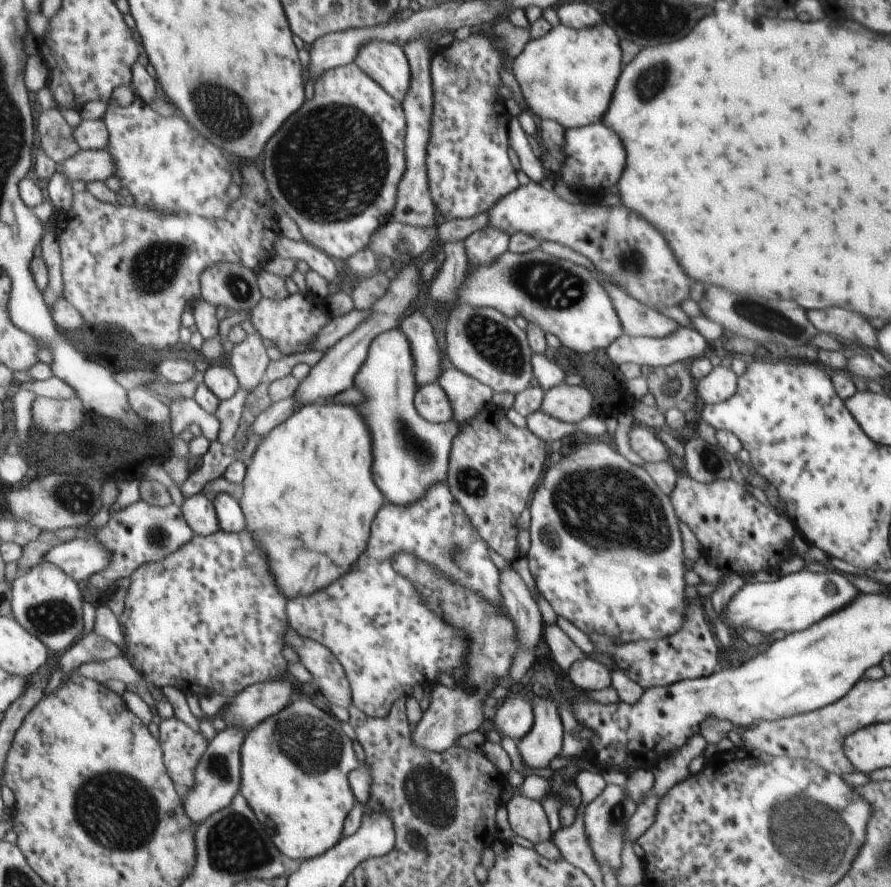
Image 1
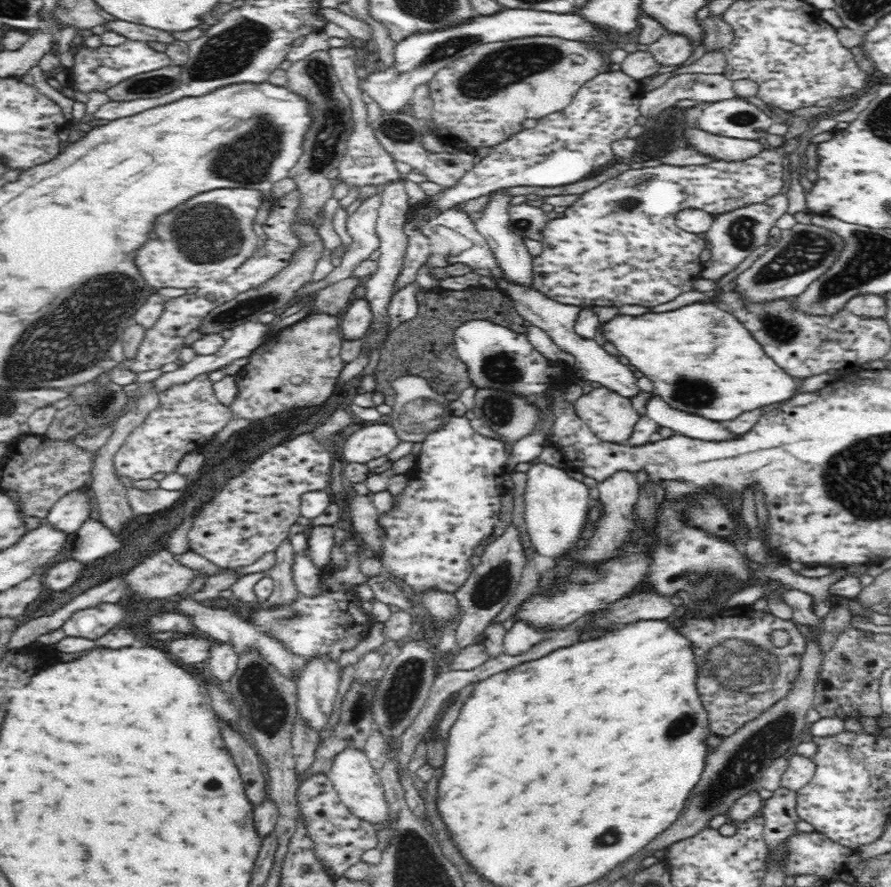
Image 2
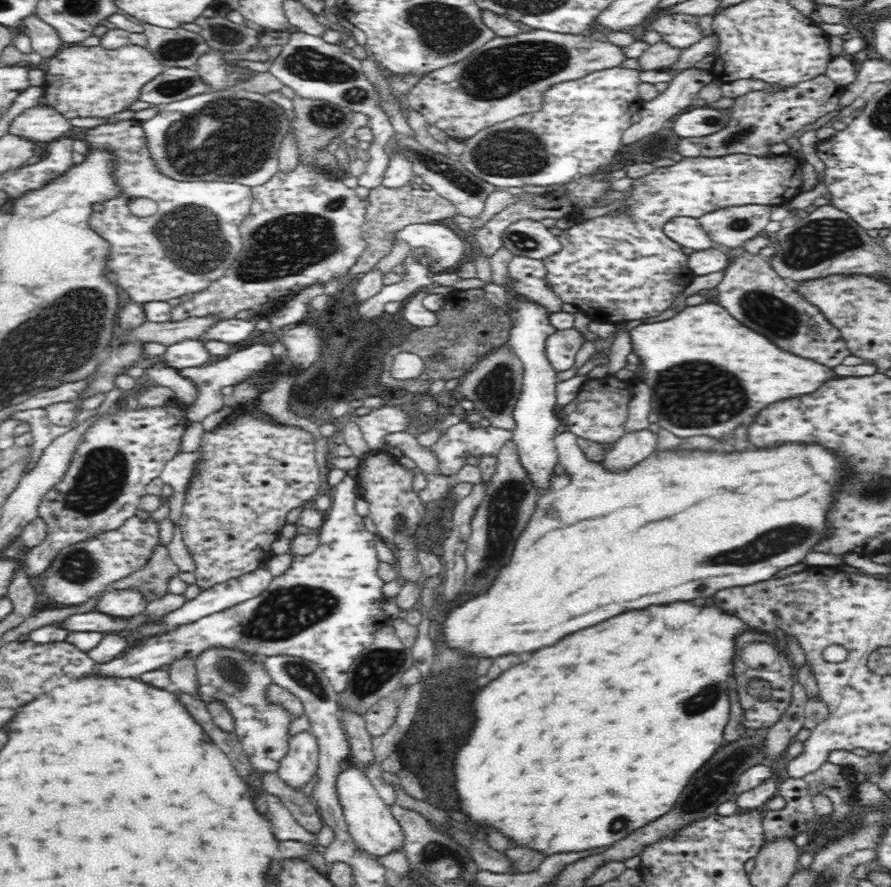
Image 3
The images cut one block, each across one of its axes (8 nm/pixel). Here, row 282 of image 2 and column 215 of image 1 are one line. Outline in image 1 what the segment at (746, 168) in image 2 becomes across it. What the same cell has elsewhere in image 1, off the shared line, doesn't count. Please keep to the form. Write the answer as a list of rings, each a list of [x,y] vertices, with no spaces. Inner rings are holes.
[[[247,530],[237,533],[225,533],[217,531],[211,536],[202,537],[195,535],[191,543],[187,543],[181,547],[179,551],[173,555],[169,555],[167,559],[160,563],[147,563],[139,568],[132,578],[127,596],[125,598],[125,609],[118,618],[120,624],[126,627],[124,630],[125,642],[119,644],[122,656],[130,661],[130,663],[142,674],[142,678],[158,689],[165,686],[177,686],[181,688],[181,682],[185,680],[189,682],[189,690],[205,696],[211,694],[221,694],[224,696],[233,696],[243,692],[247,686],[257,684],[257,682],[267,682],[267,680],[281,679],[281,674],[287,672],[287,660],[283,656],[284,632],[288,626],[287,606],[289,599],[277,588],[275,578],[269,576],[269,568],[265,562],[265,552],[261,552],[255,544],[255,540],[251,538],[251,534]]]

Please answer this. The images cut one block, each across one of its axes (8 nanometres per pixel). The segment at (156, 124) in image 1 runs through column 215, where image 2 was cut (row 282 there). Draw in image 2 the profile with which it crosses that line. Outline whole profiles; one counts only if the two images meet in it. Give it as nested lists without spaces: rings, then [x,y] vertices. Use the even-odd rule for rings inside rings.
[[[224,187],[198,194],[154,222],[156,240],[148,240],[133,255],[144,284],[152,288],[199,288],[210,290],[234,274],[237,266],[259,246],[254,231],[256,213],[264,201],[260,191]]]

